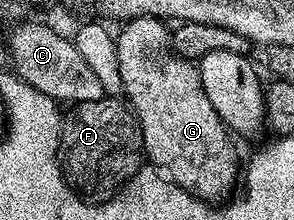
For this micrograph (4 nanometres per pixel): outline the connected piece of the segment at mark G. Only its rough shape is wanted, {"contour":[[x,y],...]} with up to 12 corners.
{"contour":[[161,19],[115,40],[147,161],[213,204],[237,189],[233,135]]}

